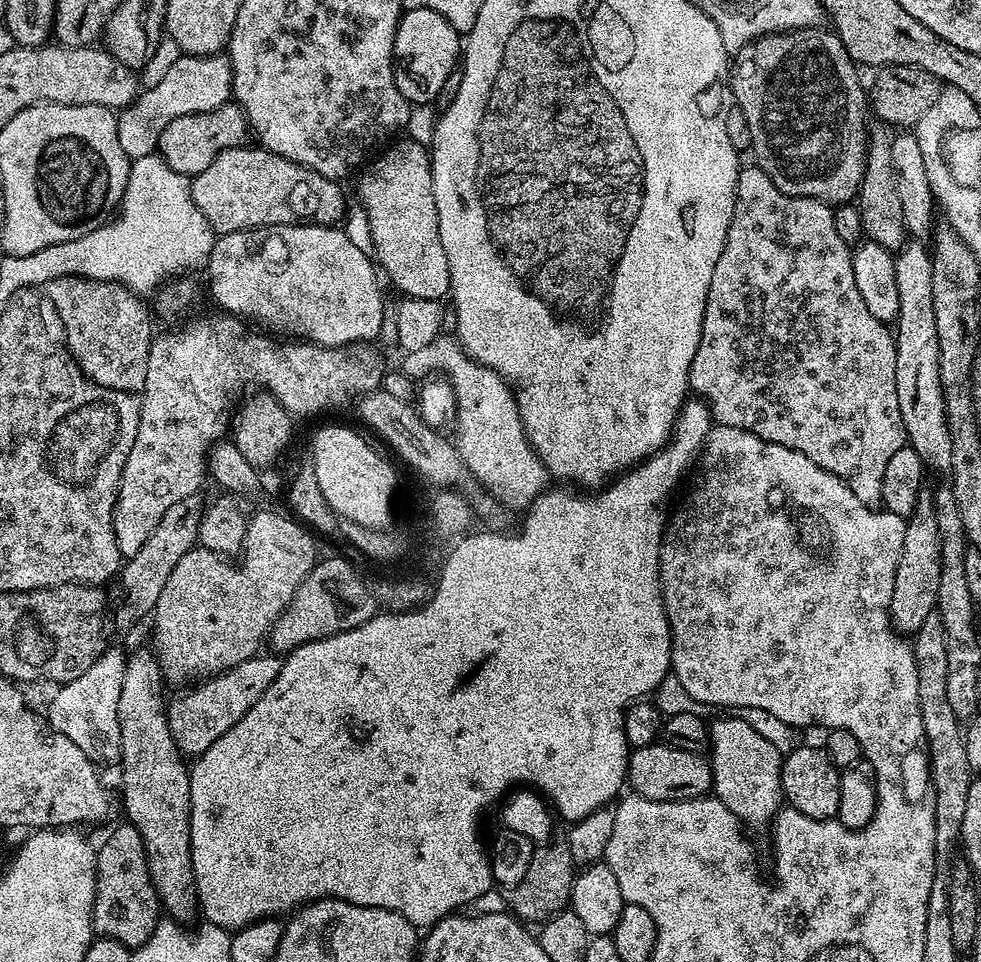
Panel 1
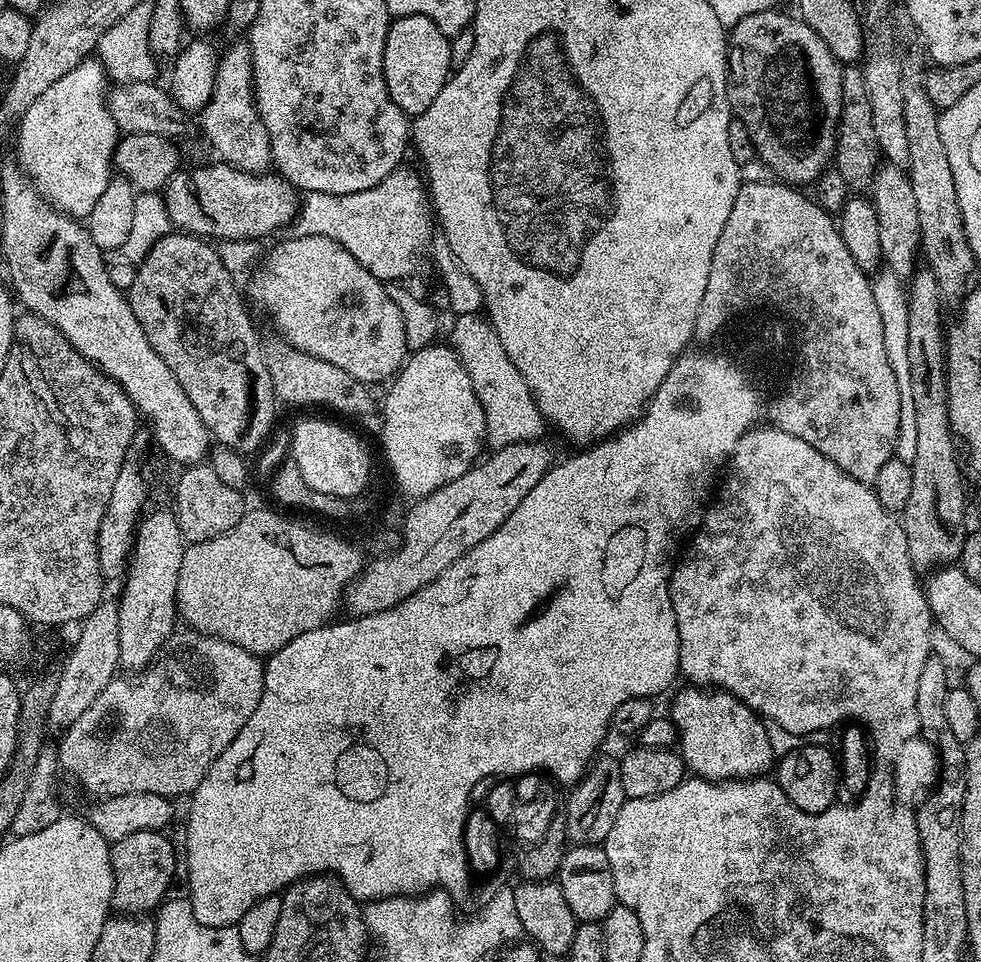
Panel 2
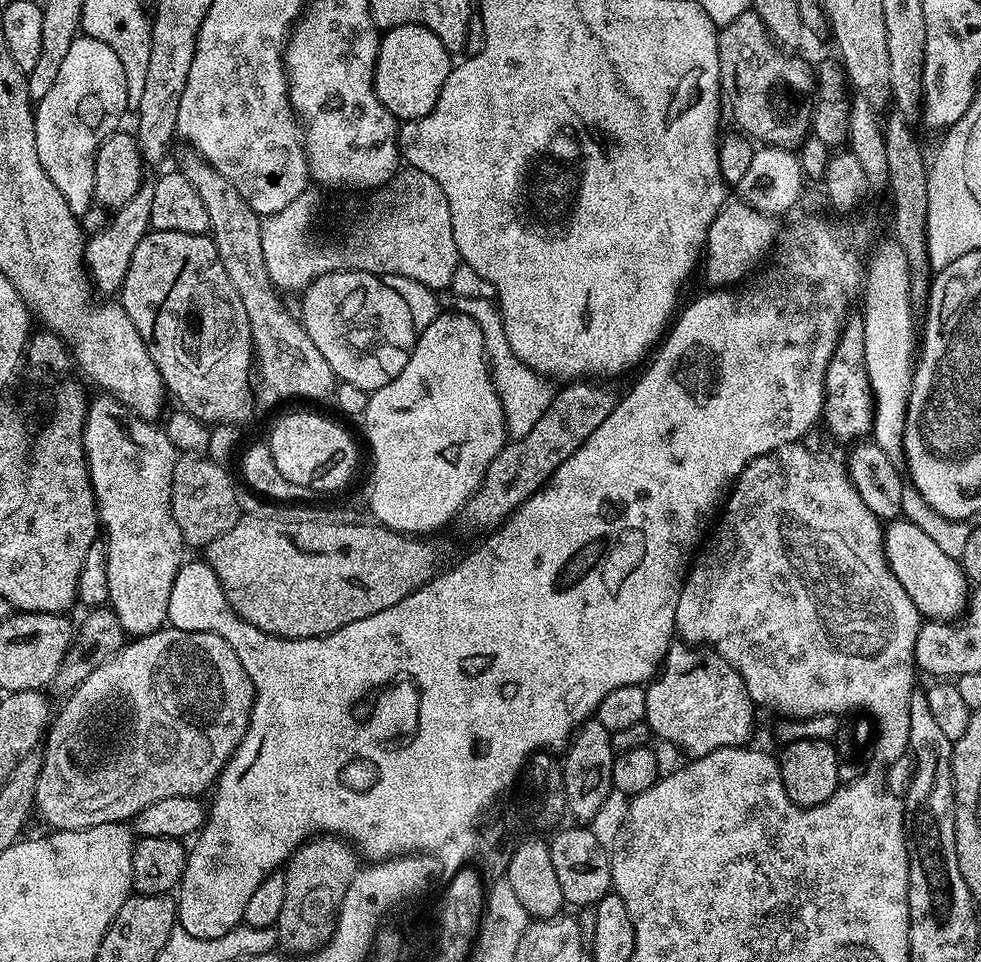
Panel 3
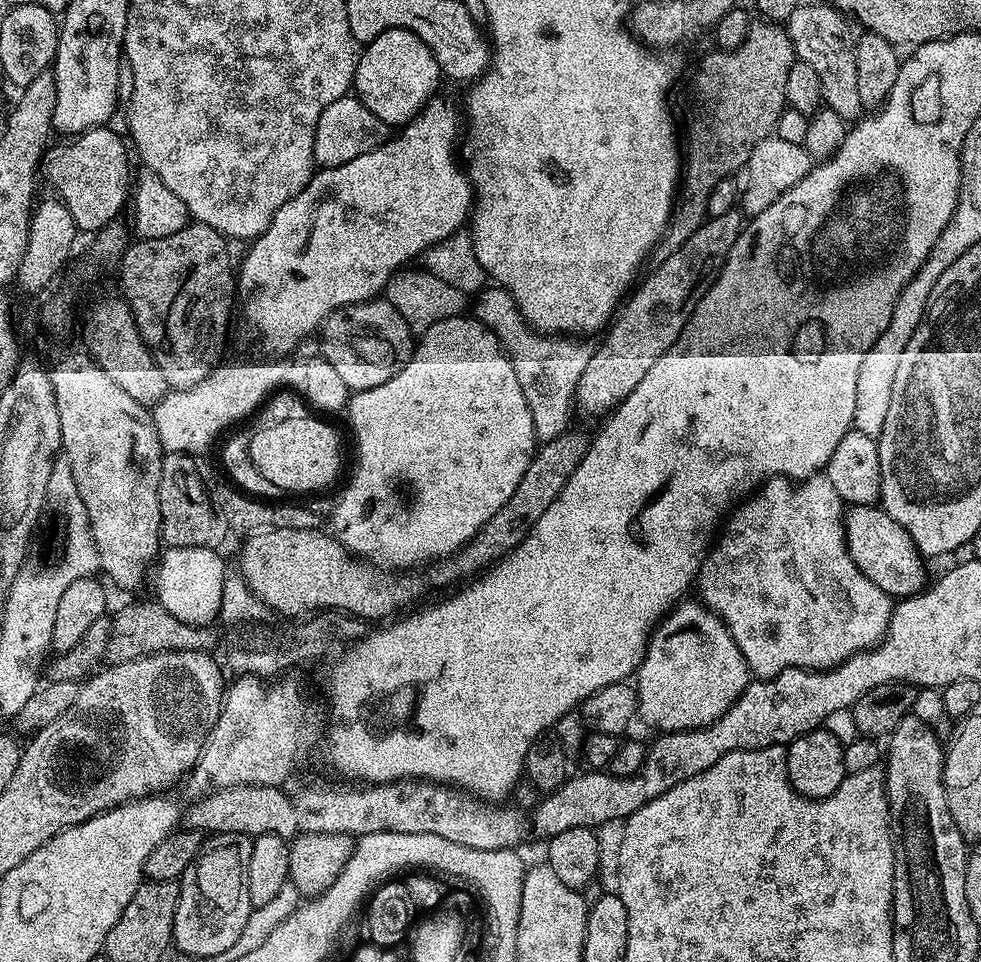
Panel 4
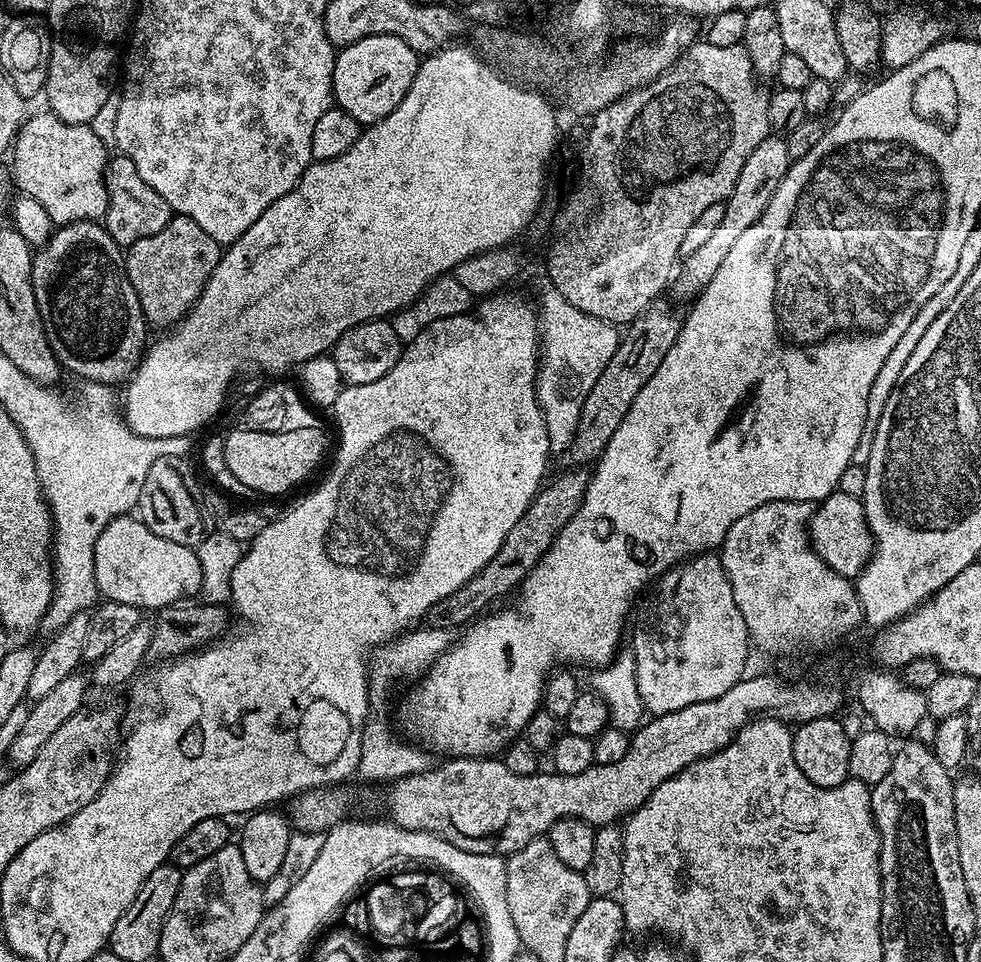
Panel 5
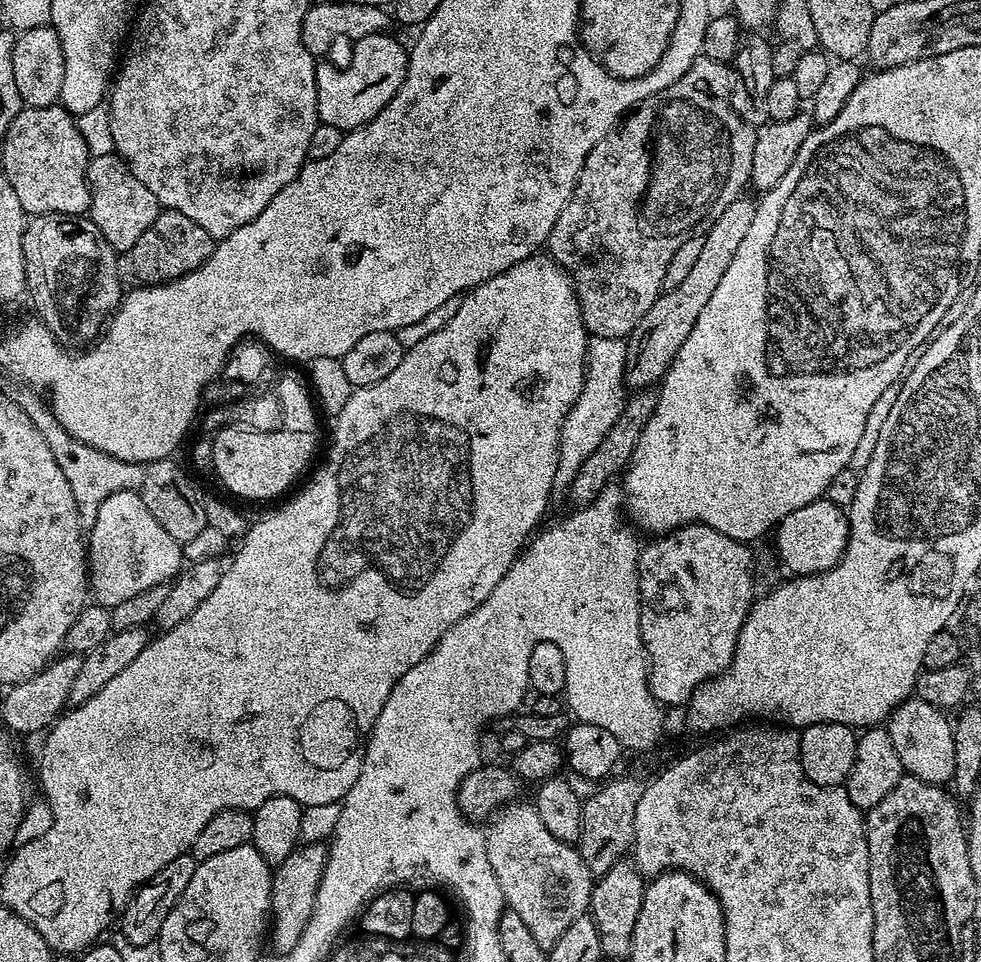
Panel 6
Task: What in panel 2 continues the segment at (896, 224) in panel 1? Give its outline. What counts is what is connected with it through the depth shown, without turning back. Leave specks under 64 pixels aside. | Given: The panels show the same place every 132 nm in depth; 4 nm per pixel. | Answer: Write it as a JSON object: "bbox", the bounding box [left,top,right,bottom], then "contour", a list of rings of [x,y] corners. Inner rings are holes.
{"bbox":[834,62,882,189],"contour":[[[852,62],[842,74],[842,114],[840,125],[836,131],[836,155],[834,166],[842,178],[846,178],[849,189],[871,189],[872,180],[876,177],[876,169],[880,167],[882,157],[878,138],[874,138],[874,122],[870,115],[870,90],[866,90],[866,78],[863,67]]]}

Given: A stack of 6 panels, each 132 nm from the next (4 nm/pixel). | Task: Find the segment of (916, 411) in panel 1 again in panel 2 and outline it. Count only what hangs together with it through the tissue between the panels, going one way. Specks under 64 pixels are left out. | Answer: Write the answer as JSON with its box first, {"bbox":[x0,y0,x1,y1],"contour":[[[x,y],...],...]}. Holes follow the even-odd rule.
{"bbox":[870,163,922,281],"contour":[[[881,163],[876,169],[876,177],[872,180],[870,201],[878,216],[883,267],[891,272],[897,281],[911,281],[913,272],[917,271],[916,259],[921,259],[922,249],[918,202],[914,198],[914,190],[911,182],[908,181],[907,171],[898,164]]]}

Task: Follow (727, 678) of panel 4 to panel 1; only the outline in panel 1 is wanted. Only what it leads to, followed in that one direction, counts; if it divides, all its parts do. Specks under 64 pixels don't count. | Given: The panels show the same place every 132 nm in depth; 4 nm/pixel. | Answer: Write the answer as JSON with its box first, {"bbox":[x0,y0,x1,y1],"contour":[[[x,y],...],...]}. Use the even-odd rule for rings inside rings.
{"bbox":[708,714,784,829],"contour":[[[724,714],[721,720],[712,720],[708,729],[710,741],[710,763],[712,766],[712,792],[716,799],[721,800],[739,818],[741,825],[749,829],[768,825],[775,819],[782,807],[784,791],[780,785],[780,765],[782,753],[776,749],[774,742],[766,742],[762,734],[751,728],[750,722],[742,722],[739,714]]]}

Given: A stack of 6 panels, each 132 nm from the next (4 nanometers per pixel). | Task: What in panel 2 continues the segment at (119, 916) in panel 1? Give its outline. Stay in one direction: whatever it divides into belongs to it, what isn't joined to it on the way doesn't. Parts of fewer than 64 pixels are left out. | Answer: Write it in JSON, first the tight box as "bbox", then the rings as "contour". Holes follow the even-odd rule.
{"bbox":[111,830,176,913],"contour":[[[138,830],[138,834],[130,834],[111,845],[114,870],[112,906],[117,913],[151,913],[169,895],[168,887],[171,886],[172,875],[176,872],[176,848],[164,835],[163,831]]]}

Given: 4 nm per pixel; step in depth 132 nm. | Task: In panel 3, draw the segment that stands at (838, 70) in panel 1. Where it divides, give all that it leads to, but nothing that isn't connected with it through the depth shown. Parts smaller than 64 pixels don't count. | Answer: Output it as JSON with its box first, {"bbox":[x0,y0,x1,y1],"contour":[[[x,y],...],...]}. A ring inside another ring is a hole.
{"bbox":[718,10,814,149],"contour":[[[754,10],[738,14],[718,32],[718,66],[720,67],[720,90],[723,99],[732,107],[735,127],[743,135],[770,147],[799,149],[800,143],[810,134],[812,127],[812,101],[814,99],[814,68],[810,63],[785,50],[772,39],[762,18]]]}

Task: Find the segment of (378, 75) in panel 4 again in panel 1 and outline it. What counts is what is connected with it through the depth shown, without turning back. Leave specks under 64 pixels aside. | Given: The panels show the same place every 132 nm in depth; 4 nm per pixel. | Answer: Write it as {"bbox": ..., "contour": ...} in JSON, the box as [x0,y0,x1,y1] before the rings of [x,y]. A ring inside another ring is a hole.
{"bbox":[392,8,462,106],"contour":[[[410,8],[401,15],[398,22],[398,30],[394,38],[394,54],[392,55],[392,73],[396,79],[398,90],[402,90],[402,94],[407,98],[409,104],[419,106],[419,104],[428,104],[431,100],[435,101],[439,97],[442,86],[446,86],[446,78],[450,78],[450,74],[458,67],[458,61],[462,56],[462,36],[461,33],[454,30],[454,26],[450,26],[450,22],[446,22],[446,18],[442,18],[442,14],[434,14],[434,10],[426,10],[425,8]]]}

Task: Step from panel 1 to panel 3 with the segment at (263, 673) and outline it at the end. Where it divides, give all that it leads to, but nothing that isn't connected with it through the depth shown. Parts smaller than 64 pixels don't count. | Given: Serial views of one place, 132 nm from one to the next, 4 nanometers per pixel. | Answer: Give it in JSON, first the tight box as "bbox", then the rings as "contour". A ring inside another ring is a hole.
{"bbox":[34,626,256,832],"contour":[[[165,626],[160,628],[156,632],[151,632],[145,636],[137,636],[131,642],[125,643],[124,647],[120,651],[116,652],[106,662],[102,662],[102,666],[98,666],[98,670],[94,670],[88,675],[81,684],[74,689],[71,689],[68,701],[64,704],[64,709],[55,713],[54,719],[51,721],[50,727],[46,732],[46,739],[42,744],[42,768],[38,774],[38,780],[36,782],[36,799],[34,801],[35,811],[42,819],[49,825],[47,826],[52,830],[59,830],[65,832],[66,830],[82,830],[83,828],[89,828],[90,826],[102,826],[103,824],[119,824],[121,822],[131,821],[132,817],[137,812],[141,812],[146,806],[150,806],[150,802],[162,802],[162,798],[178,798],[179,796],[194,796],[199,797],[200,792],[207,793],[209,789],[215,785],[216,781],[220,778],[220,772],[228,765],[228,759],[236,752],[236,747],[242,742],[242,738],[246,734],[248,729],[248,719],[252,713],[252,701],[256,699],[256,689],[253,688],[250,682],[250,674],[246,674],[246,670],[242,670],[242,662],[238,662],[238,654],[234,654],[234,650],[230,650],[230,646],[222,638],[218,638],[218,634],[213,632],[191,632],[190,630],[178,630],[171,626]]]}

